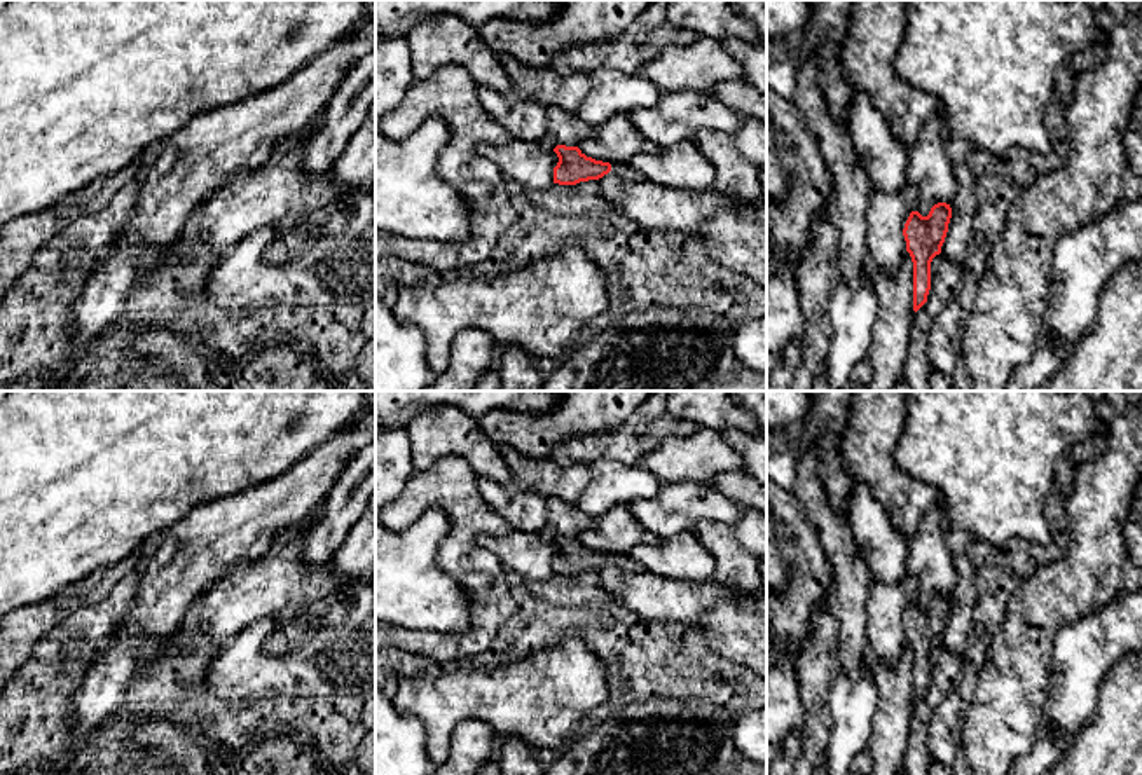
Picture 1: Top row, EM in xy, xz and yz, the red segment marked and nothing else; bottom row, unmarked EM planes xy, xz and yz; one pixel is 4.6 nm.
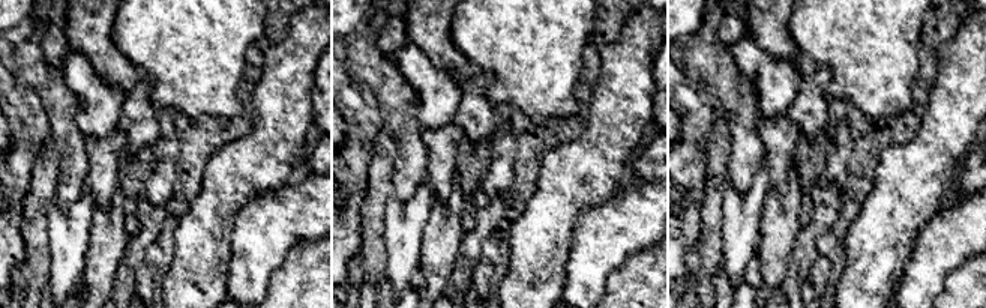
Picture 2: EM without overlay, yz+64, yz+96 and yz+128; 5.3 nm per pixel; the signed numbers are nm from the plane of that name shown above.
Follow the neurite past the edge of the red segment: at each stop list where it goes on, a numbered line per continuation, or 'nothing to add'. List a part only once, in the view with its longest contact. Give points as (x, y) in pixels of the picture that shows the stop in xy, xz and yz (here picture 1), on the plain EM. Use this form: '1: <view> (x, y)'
1: xz (626, 562)

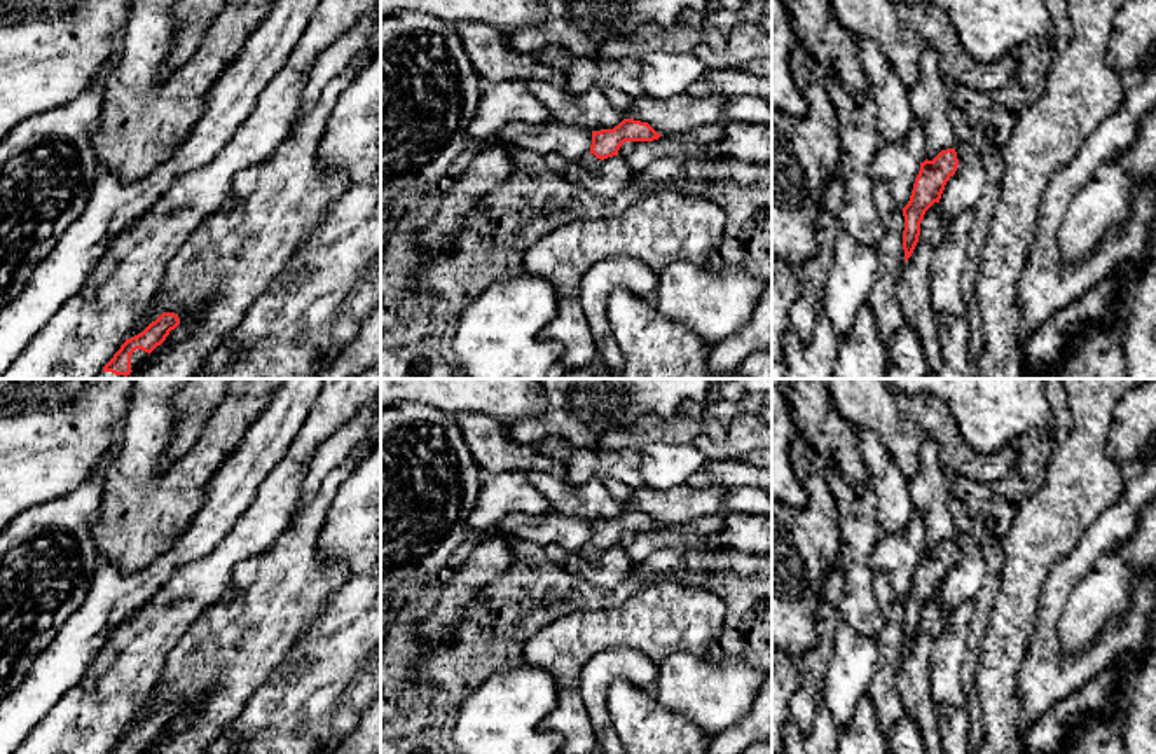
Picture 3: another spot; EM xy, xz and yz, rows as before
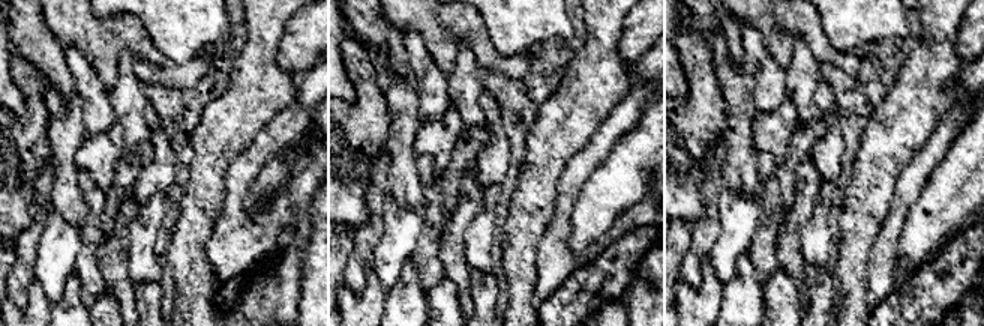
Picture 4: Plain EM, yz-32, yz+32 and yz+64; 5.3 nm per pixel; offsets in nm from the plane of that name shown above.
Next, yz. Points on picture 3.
nothing to add

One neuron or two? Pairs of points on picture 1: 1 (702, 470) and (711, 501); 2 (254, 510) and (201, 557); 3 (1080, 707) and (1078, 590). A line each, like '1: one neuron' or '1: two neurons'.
1: two neurons
2: one neuron
3: two neurons

